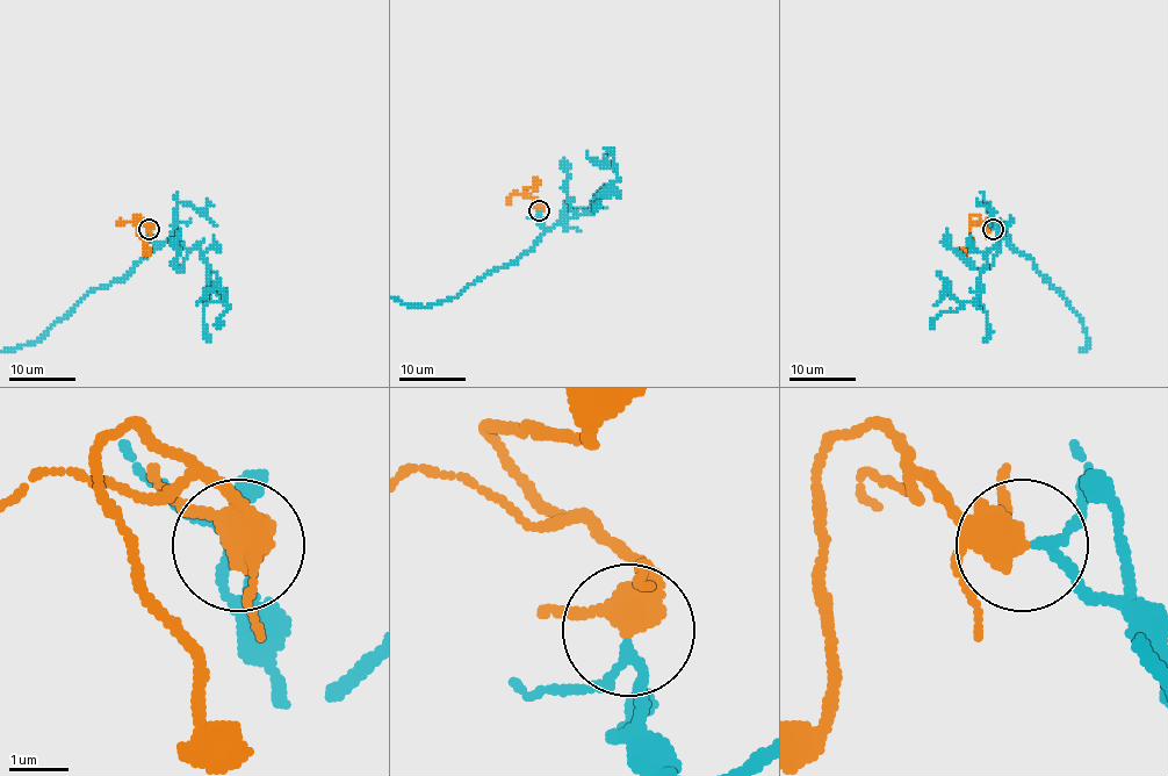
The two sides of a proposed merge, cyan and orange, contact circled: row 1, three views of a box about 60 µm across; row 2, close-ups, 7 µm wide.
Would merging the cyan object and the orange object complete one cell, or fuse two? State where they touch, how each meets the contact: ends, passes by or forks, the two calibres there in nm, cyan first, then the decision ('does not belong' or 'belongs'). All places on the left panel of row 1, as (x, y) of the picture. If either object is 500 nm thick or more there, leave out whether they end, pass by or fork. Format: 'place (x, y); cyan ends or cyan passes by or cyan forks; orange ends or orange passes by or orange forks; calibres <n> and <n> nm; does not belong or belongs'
place (149, 229); cyan passes by; orange forks; calibres 140 and 380 nm; belongs

